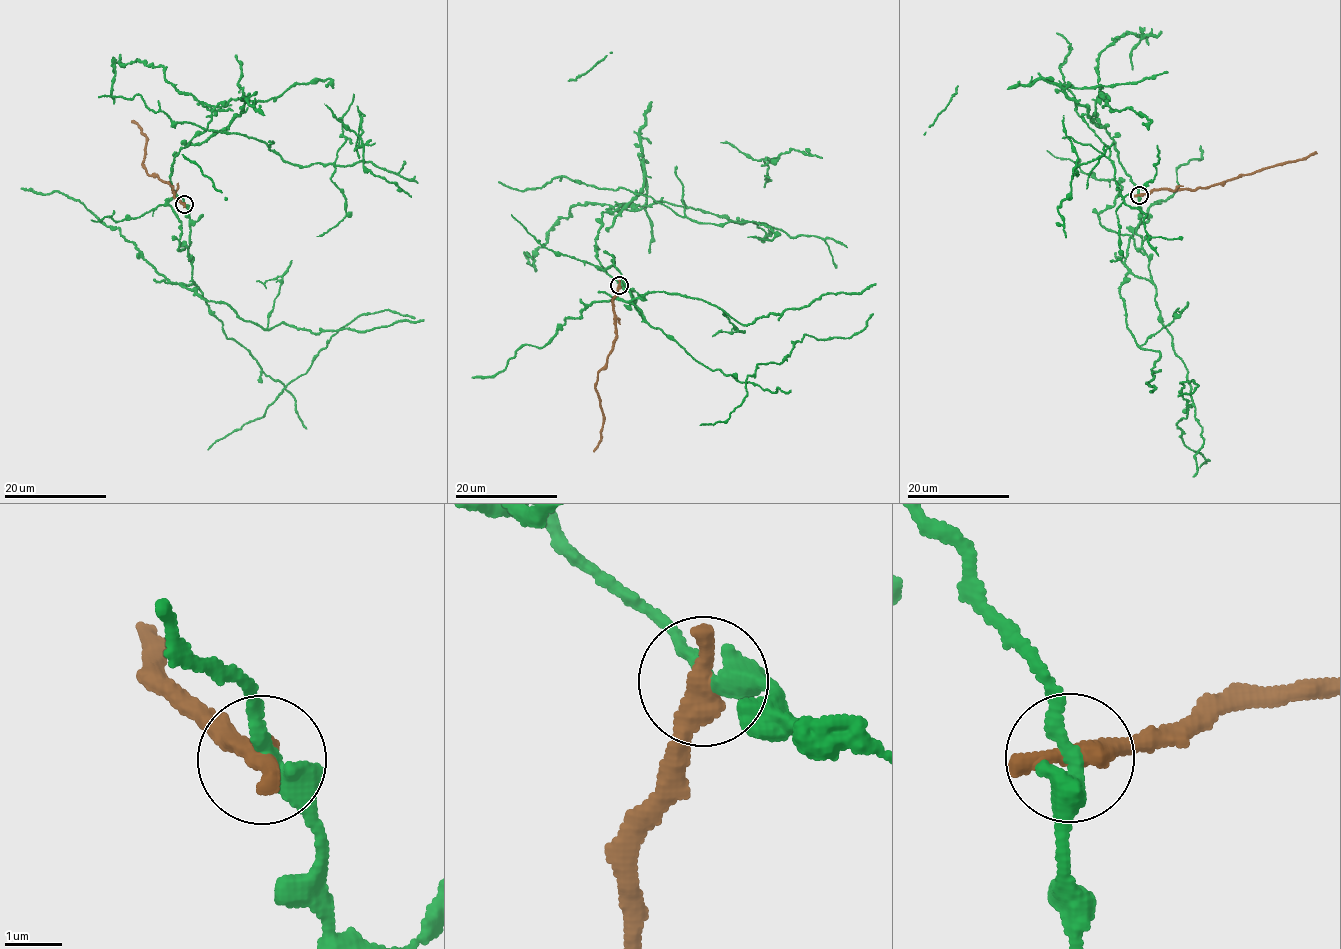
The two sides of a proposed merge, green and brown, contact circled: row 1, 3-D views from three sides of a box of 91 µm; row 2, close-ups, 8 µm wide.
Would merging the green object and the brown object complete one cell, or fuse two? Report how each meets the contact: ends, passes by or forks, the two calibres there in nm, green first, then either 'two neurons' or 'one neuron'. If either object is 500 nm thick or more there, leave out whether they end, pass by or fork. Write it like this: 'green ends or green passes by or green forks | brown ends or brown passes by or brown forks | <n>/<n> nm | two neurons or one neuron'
380/500 nm | two neurons

